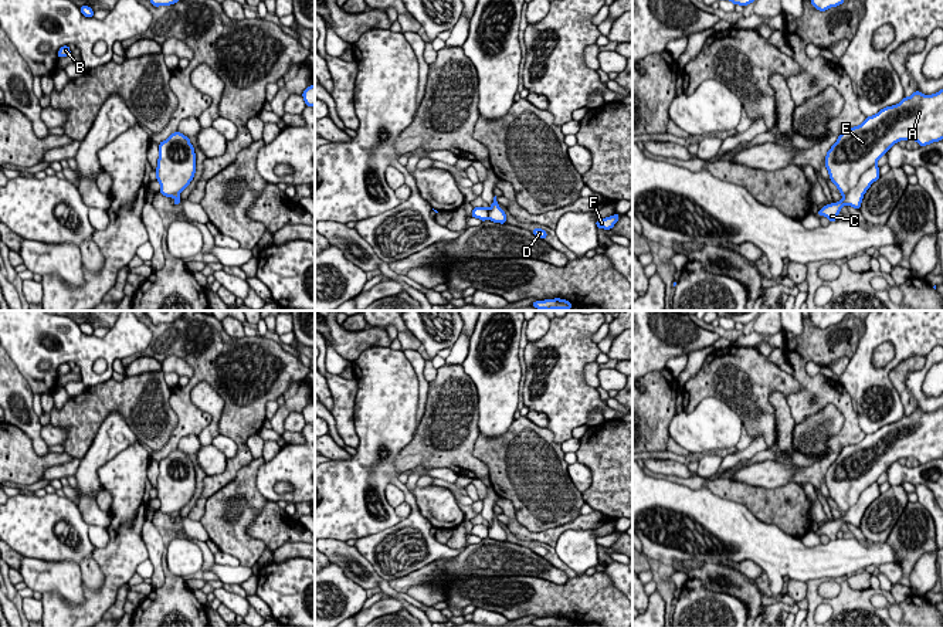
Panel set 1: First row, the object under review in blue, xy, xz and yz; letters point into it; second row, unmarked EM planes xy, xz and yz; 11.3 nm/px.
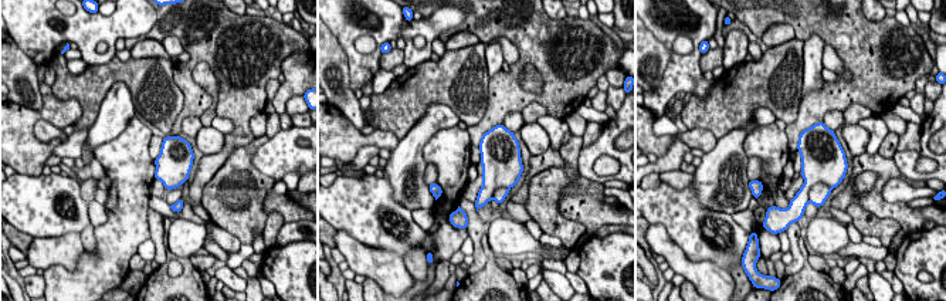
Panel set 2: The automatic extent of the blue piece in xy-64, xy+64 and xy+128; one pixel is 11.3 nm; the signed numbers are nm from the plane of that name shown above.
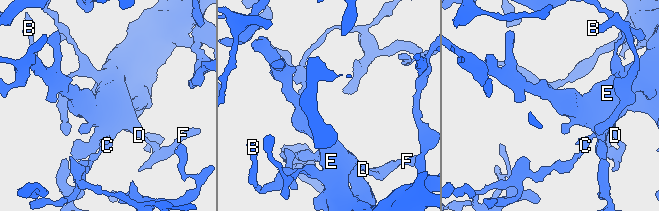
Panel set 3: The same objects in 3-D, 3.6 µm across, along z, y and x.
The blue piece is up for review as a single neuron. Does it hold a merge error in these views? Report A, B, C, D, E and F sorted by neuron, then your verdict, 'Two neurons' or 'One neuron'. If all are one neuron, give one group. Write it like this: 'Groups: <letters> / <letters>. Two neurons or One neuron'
Groups: A B C D E F. One neuron

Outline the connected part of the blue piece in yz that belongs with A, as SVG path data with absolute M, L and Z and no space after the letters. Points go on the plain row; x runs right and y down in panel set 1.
M943 407L932 413L915 409L910 414L903 414L899 421L865 435L861 443L847 445L825 474L830 498L842 512L842 518L825 522L817 533L824 533L834 540L844 522L859 528L864 512L881 495L878 478L899 458L916 458L919 464L943 458Z

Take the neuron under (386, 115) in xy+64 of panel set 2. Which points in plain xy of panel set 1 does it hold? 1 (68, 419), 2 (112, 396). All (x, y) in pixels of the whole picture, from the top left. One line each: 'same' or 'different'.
1: same
2: same

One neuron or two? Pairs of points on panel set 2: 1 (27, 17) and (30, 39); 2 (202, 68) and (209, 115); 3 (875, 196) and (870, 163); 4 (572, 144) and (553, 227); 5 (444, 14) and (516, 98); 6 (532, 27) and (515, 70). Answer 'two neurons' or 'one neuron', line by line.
1: one neuron
2: one neuron
3: one neuron
4: one neuron
5: two neurons
6: one neuron

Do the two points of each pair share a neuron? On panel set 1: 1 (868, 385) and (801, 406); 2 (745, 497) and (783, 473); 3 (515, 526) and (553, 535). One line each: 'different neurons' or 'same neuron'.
1: different neurons
2: different neurons
3: same neuron

